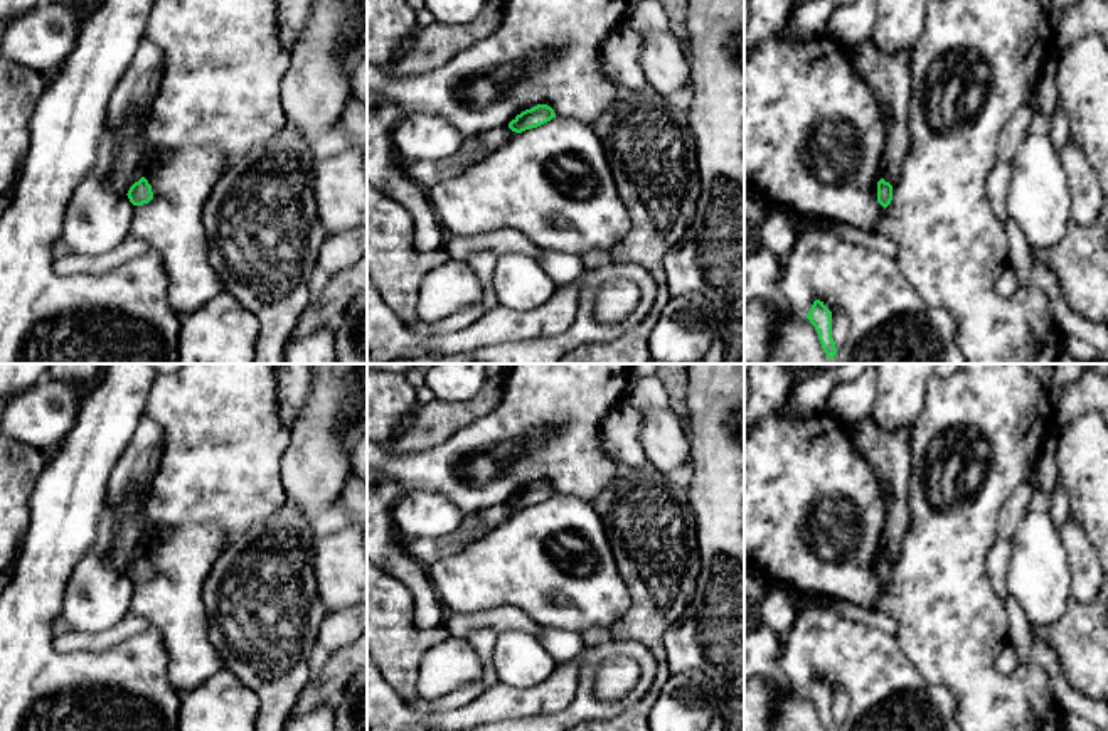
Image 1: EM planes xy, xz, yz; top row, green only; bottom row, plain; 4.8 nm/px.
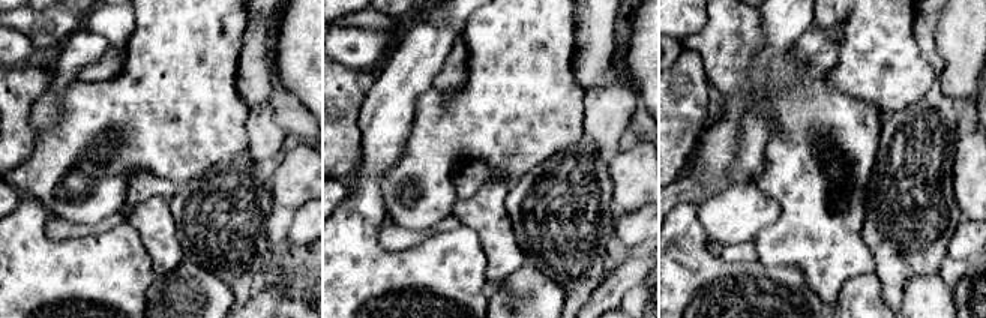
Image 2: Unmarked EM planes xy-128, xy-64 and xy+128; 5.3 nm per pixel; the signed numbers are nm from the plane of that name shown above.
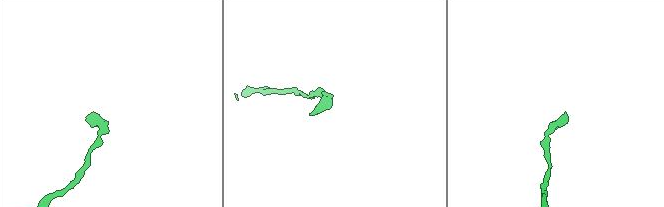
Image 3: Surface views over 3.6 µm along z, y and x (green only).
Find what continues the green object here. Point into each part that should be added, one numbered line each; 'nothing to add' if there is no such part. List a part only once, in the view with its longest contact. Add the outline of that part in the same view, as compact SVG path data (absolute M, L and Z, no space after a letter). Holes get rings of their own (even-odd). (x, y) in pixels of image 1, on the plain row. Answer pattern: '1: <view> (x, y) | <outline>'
nothing to add

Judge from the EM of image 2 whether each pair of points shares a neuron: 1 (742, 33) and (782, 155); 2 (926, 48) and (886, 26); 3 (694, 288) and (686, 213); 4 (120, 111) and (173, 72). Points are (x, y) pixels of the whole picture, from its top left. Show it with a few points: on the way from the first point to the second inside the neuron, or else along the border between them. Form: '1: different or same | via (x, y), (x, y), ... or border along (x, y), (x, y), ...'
1: same | via (743, 63), (785, 105), (785, 125)
2: different | border along (914, 15), (913, 35), (916, 44), (935, 74)
3: same | via (686, 270), (686, 231)
4: same | via (134, 111), (159, 86)

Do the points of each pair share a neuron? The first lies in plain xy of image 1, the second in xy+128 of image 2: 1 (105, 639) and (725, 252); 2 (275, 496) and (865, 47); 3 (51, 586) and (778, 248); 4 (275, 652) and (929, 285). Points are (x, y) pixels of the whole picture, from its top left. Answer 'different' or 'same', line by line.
1: same
2: same
3: different
4: different

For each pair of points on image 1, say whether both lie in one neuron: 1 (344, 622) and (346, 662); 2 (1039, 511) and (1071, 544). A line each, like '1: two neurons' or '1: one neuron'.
1: two neurons
2: two neurons

